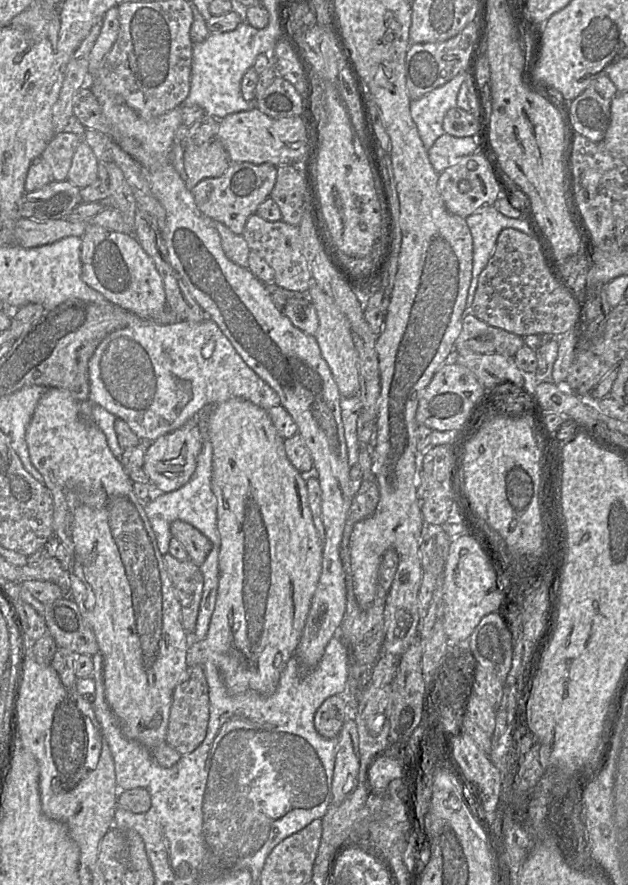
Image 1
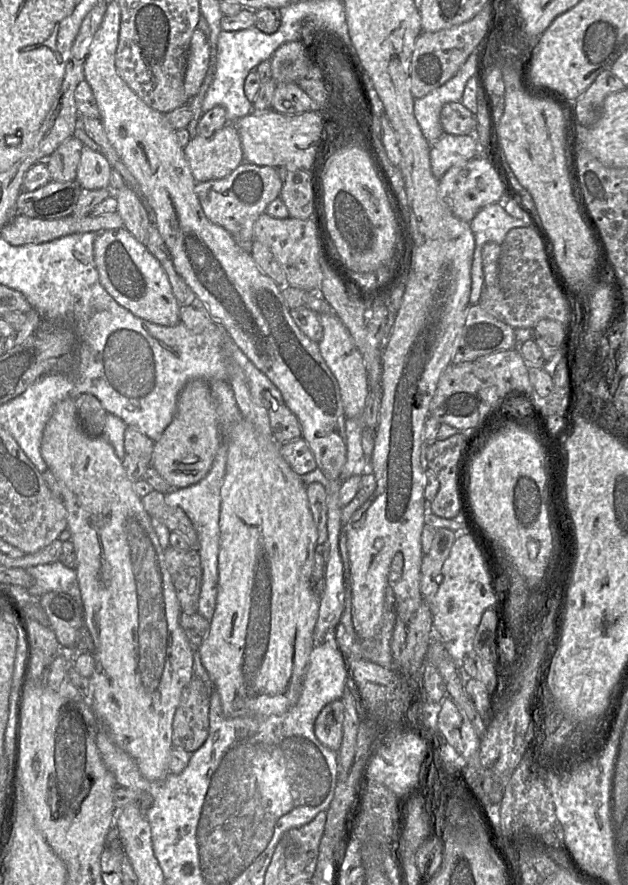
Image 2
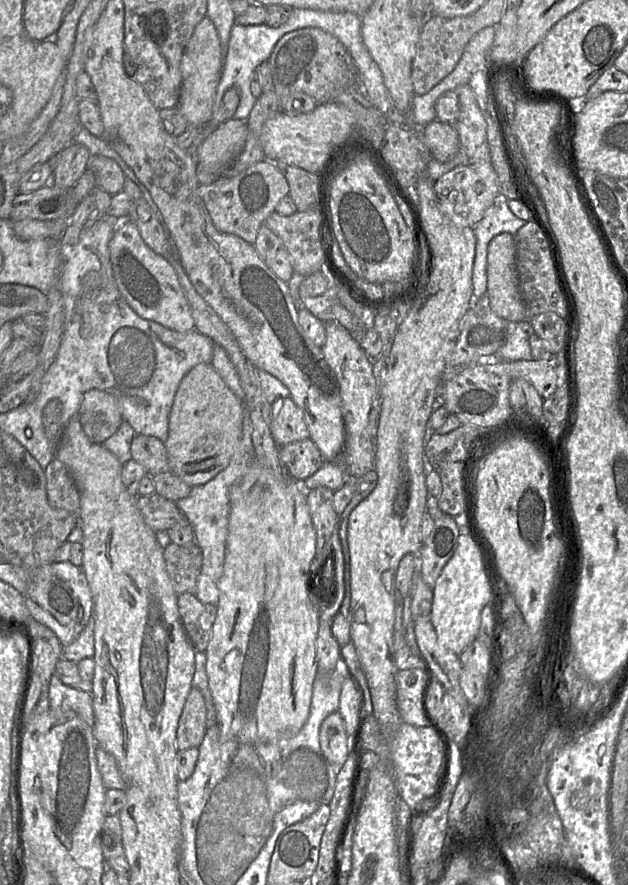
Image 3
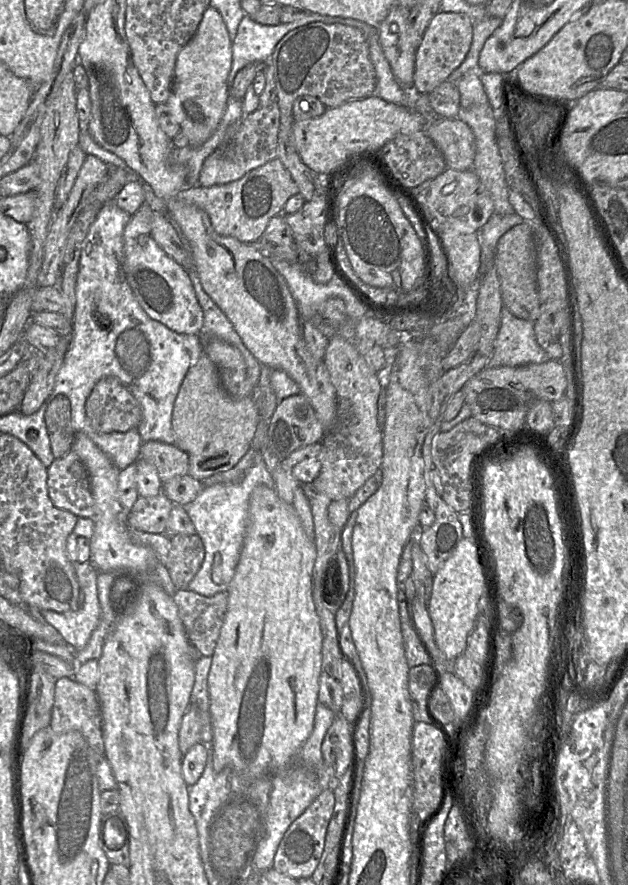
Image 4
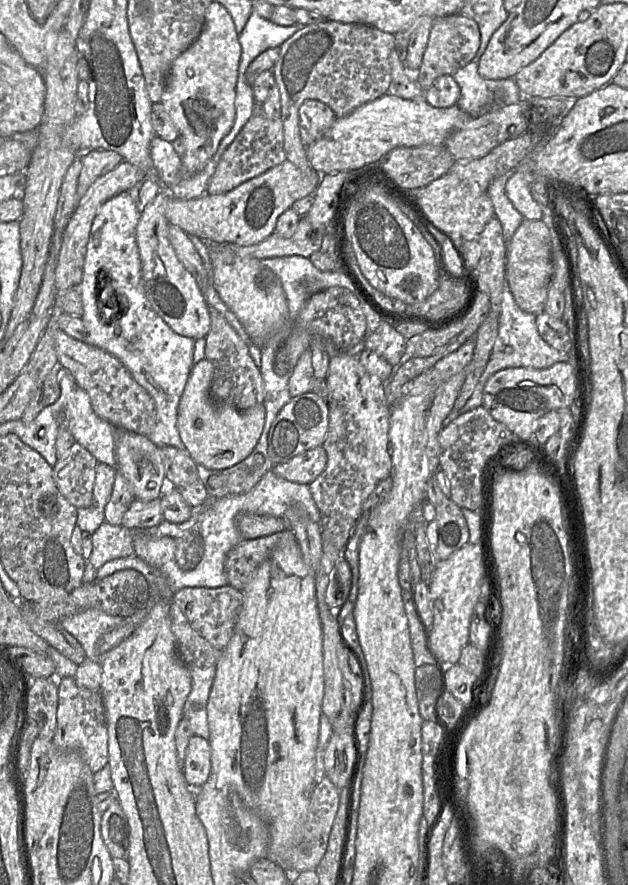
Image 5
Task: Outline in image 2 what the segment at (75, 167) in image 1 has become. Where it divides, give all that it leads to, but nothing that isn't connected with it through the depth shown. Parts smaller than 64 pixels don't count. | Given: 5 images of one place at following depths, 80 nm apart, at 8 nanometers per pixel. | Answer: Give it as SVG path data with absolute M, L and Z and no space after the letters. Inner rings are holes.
M83 146L75 181L81 188L110 188L112 167L99 151Z

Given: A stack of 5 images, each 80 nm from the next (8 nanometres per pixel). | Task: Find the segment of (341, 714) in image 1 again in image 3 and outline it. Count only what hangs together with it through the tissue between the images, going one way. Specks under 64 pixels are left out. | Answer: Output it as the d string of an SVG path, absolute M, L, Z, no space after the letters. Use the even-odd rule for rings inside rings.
M339 711L333 712L322 722L319 741L327 760L333 767L342 768L349 753L352 752L352 746L345 729L345 722Z

